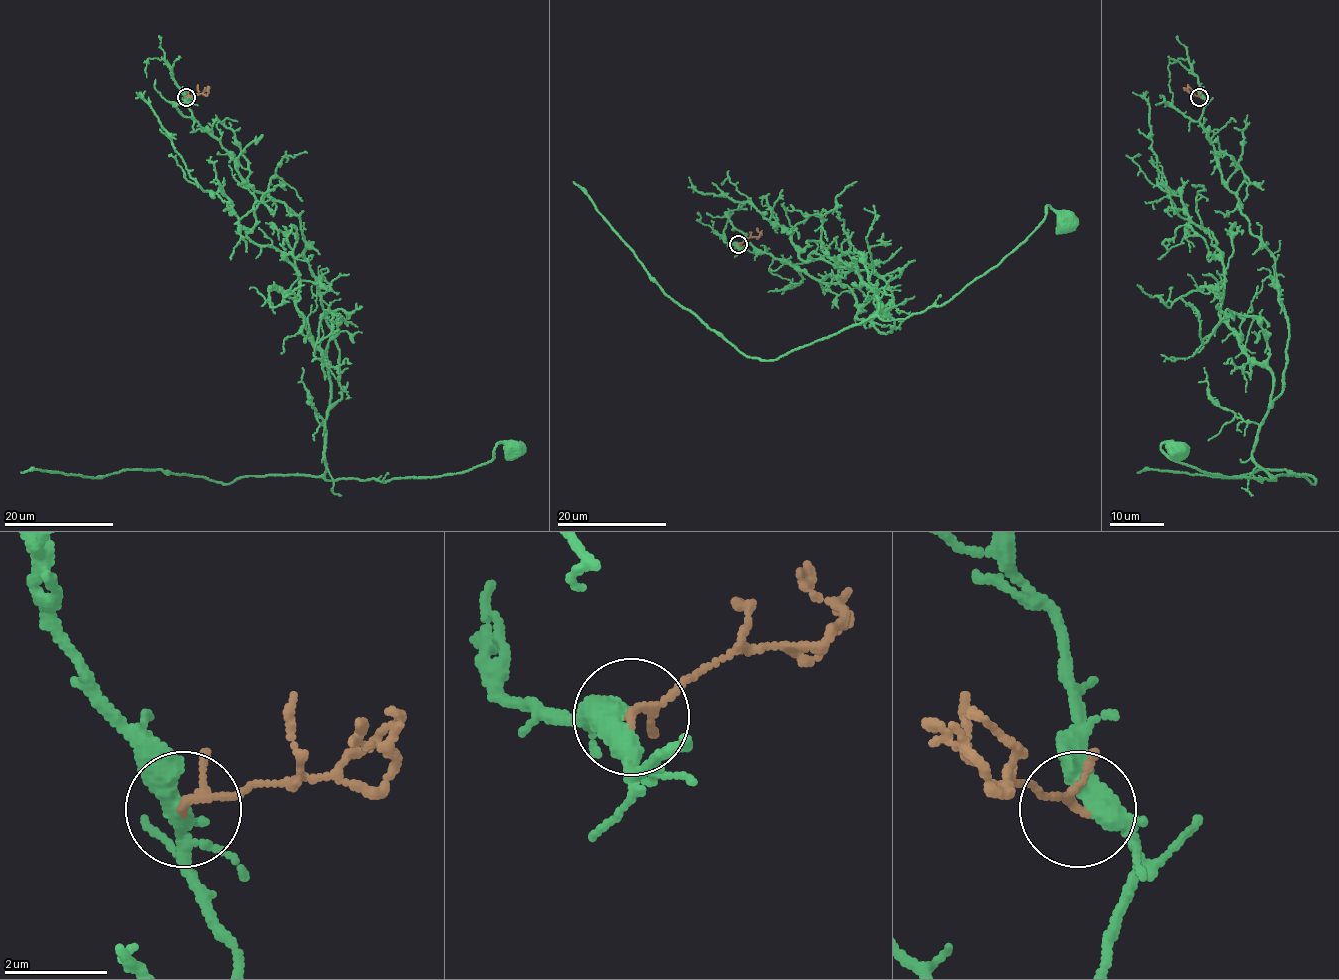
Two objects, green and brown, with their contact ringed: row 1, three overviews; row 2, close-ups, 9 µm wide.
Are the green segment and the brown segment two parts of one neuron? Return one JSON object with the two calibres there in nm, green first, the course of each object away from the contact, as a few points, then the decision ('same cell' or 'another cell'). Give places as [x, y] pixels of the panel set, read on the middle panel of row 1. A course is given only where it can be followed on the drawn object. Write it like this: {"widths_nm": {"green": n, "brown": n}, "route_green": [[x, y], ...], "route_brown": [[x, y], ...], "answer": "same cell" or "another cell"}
{"widths_nm": {"green": 320, "brown": 120}, "route_green": [[739, 244], [845, 284], [885, 333], [877, 296], [882, 319], [942, 306], [1047, 205], [1067, 222]], "route_brown": [[739, 244], [751, 236], [758, 236], [761, 233], [757, 228]], "answer": "same cell"}

